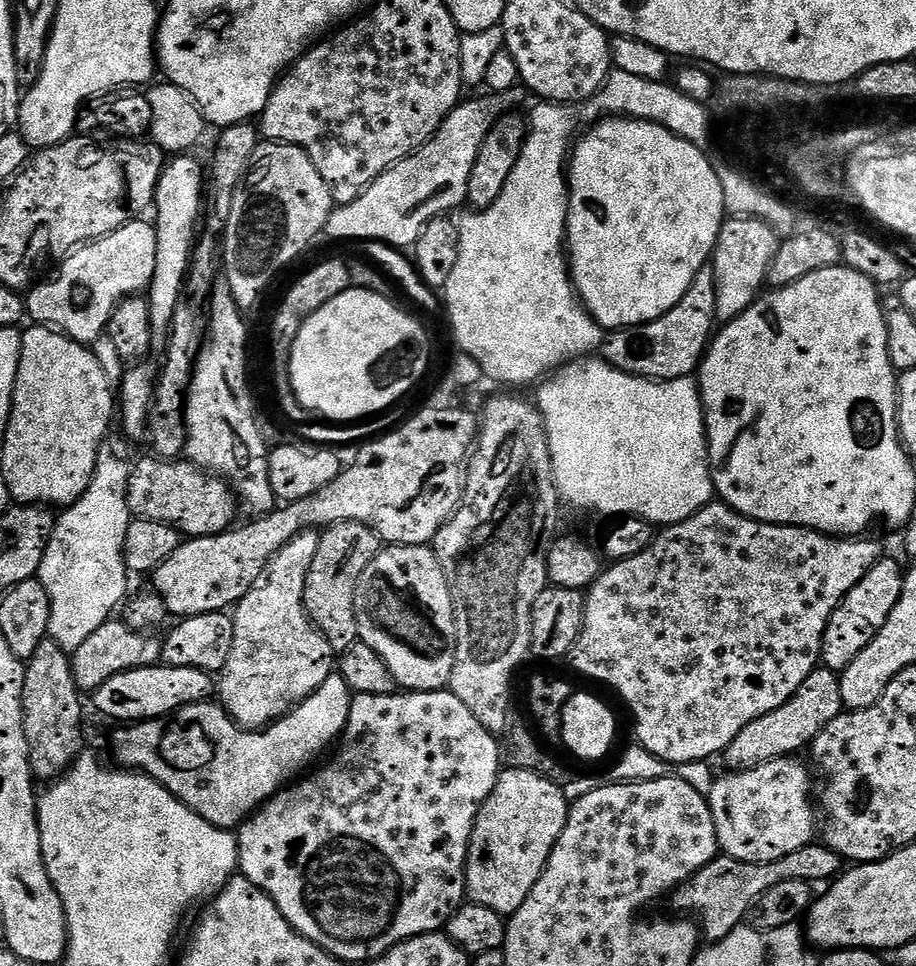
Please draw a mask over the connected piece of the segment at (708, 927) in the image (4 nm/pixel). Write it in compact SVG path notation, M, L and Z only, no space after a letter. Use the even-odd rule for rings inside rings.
M823 842L810 843L802 850L794 850L794 854L761 864L744 864L740 860L732 860L729 856L720 854L705 868L694 873L691 880L687 880L671 893L670 901L680 911L677 913L695 917L701 933L709 941L715 942L726 938L726 934L745 923L758 898L766 894L770 886L778 886L778 882L828 882L841 875L840 864L842 865L841 856Z

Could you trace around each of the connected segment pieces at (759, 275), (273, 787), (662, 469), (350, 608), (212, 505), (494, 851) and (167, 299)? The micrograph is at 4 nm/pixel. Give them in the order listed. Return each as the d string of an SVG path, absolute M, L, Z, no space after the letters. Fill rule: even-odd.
M725 219L722 230L718 234L716 251L713 252L710 261L710 267L716 275L716 315L721 321L727 322L738 318L738 314L747 310L761 295L777 247L777 229L765 220Z
M333 674L300 707L258 732L238 727L219 703L191 704L171 716L121 727L124 729L112 740L112 752L121 769L152 777L206 822L236 830L289 781L299 777L324 748L331 749L339 741L348 725L353 695L348 683Z
M585 358L564 365L551 378L545 379L539 388L540 393L534 396L534 400L548 431L548 445L552 455L552 473L556 479L556 491L559 492L561 501L567 507L569 504L572 508L581 508L584 512L597 512L600 516L635 518L647 520L653 526L667 526L682 522L694 513L701 512L707 504L713 503L712 466L708 463L708 434L704 431L704 407L700 401L700 390L695 379L646 380L643 376L631 376L625 372L619 372L617 368L611 368L602 358Z
M344 520L341 524L333 524L323 529L318 546L318 554L314 554L314 562L310 562L310 570L304 587L304 610L312 618L313 624L337 653L342 654L360 638L356 621L356 591L360 575L374 562L374 558L382 547L382 541L376 531L356 520Z
M184 458L151 459L131 465L128 498L129 510L135 519L162 522L175 528L184 538L217 536L237 523L238 496L227 480L205 472Z
M505 767L496 779L494 790L476 815L476 825L468 843L468 865L464 867L466 896L471 903L490 906L500 916L513 916L534 890L548 864L550 854L568 821L569 797L561 785L550 782L539 772Z
M180 154L176 160L165 167L160 175L160 181L156 187L156 199L154 201L154 239L156 241L156 265L154 266L154 278L146 289L148 305L152 307L153 317L171 321L173 313L180 305L182 297L186 292L186 281L188 279L188 266L192 263L192 254L196 247L198 231L196 227L200 224L200 203L204 200L204 188L206 192L206 168L192 157L192 154Z

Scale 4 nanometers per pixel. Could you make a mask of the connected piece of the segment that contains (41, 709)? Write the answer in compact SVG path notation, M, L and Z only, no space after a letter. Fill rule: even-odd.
M51 639L44 640L32 659L27 661L24 670L24 729L28 743L28 757L32 763L33 777L52 782L65 775L76 762L77 756L85 751L84 745L84 708L80 705L80 692L76 675L72 673L69 653Z

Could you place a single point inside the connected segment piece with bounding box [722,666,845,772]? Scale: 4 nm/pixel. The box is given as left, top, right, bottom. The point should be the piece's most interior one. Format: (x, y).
(778, 735)

